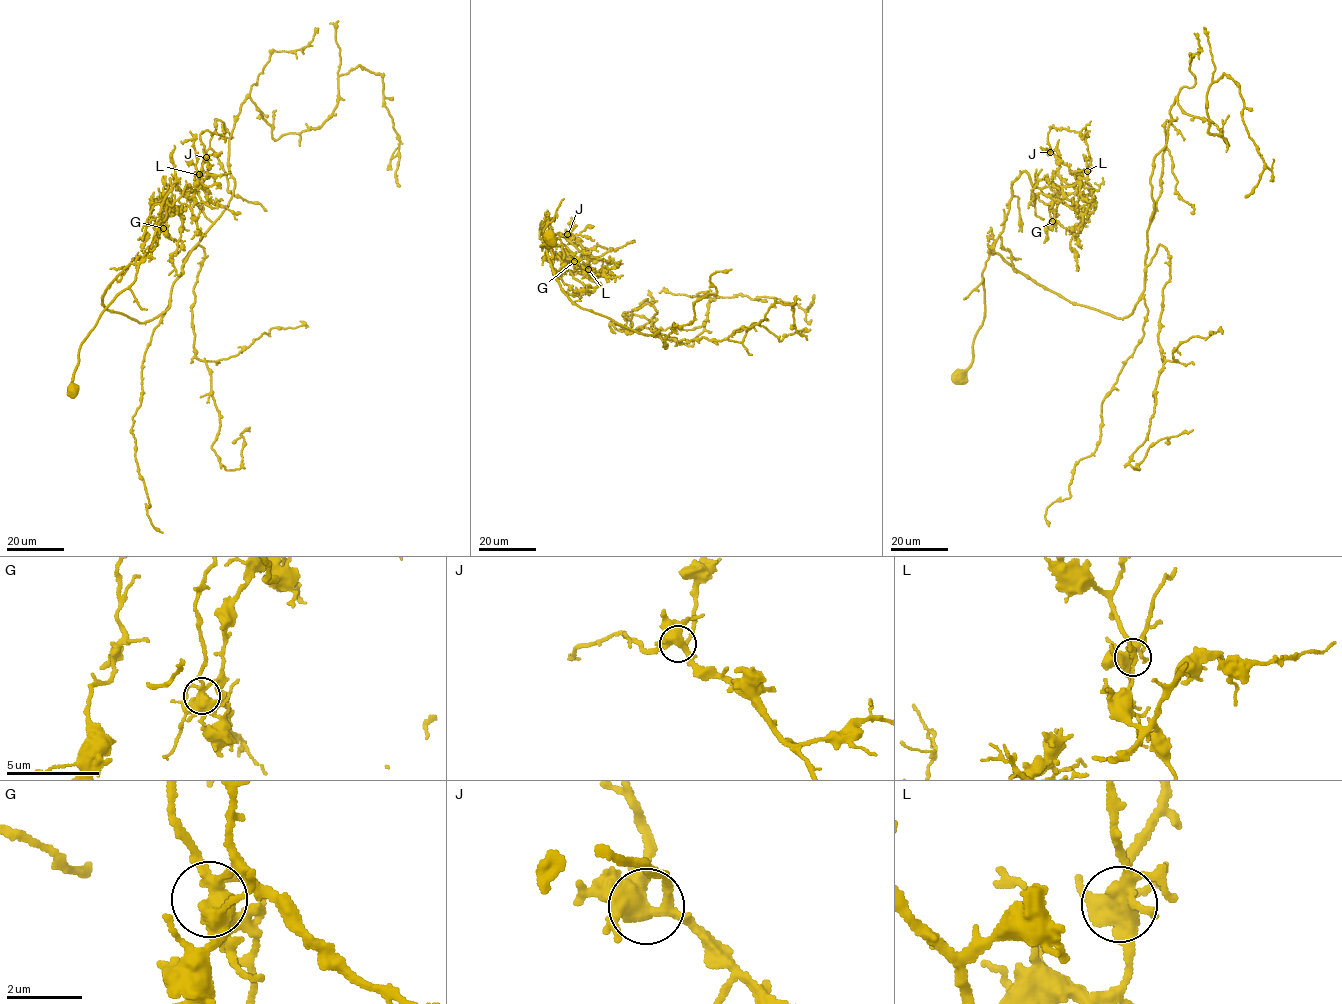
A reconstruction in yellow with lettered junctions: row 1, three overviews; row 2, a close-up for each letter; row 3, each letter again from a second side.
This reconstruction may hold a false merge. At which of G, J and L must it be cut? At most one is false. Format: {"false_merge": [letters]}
{"false_merge": ["G"]}

